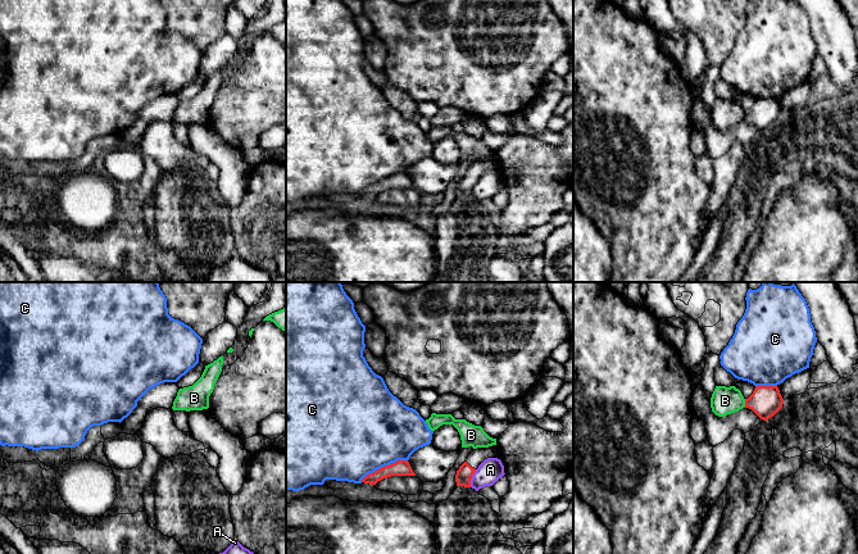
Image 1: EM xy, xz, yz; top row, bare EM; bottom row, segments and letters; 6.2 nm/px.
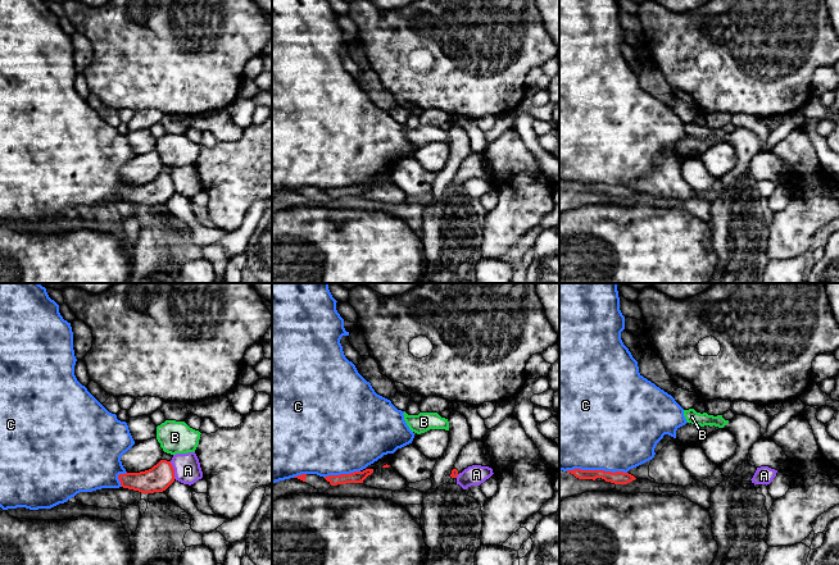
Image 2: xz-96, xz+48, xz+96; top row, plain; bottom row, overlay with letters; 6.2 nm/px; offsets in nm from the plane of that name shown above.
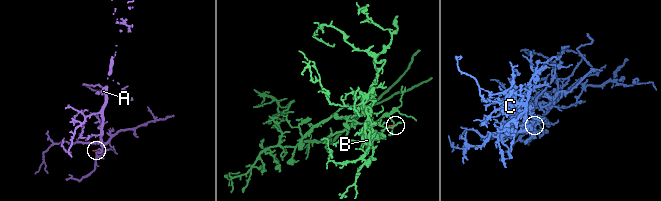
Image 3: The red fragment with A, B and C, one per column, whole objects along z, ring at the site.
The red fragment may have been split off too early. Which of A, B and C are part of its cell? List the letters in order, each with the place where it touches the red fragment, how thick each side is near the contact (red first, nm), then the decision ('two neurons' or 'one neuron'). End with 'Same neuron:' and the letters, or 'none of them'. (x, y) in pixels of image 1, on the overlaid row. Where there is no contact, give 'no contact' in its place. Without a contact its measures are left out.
A: meets red in xz at (471, 478); 100 nm thick on the red side, 150 nm on the other; two neurons
B: meets red in yz at (745, 403); 190 nm thick on the red side, 180 nm on the other; two neurons
C: meets red in xz at (385, 466); 100 nm thick on the red side, 500 nm on the other; two neurons
Same neuron: none of them

